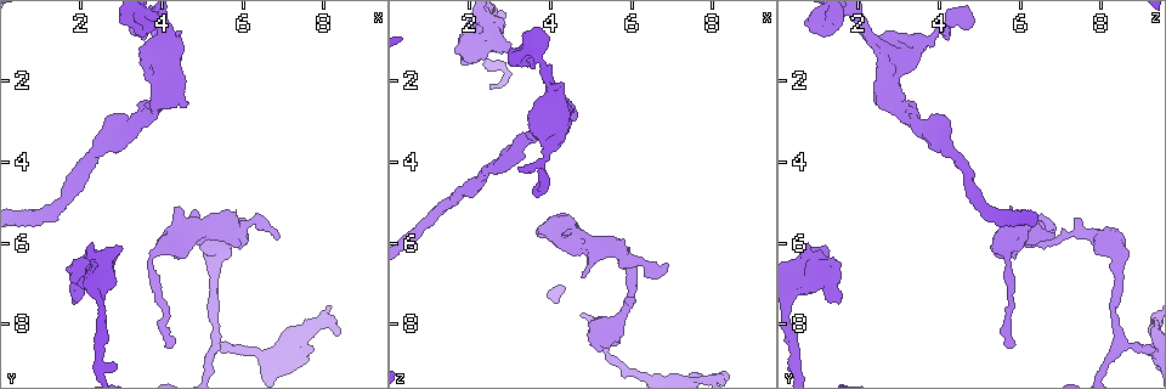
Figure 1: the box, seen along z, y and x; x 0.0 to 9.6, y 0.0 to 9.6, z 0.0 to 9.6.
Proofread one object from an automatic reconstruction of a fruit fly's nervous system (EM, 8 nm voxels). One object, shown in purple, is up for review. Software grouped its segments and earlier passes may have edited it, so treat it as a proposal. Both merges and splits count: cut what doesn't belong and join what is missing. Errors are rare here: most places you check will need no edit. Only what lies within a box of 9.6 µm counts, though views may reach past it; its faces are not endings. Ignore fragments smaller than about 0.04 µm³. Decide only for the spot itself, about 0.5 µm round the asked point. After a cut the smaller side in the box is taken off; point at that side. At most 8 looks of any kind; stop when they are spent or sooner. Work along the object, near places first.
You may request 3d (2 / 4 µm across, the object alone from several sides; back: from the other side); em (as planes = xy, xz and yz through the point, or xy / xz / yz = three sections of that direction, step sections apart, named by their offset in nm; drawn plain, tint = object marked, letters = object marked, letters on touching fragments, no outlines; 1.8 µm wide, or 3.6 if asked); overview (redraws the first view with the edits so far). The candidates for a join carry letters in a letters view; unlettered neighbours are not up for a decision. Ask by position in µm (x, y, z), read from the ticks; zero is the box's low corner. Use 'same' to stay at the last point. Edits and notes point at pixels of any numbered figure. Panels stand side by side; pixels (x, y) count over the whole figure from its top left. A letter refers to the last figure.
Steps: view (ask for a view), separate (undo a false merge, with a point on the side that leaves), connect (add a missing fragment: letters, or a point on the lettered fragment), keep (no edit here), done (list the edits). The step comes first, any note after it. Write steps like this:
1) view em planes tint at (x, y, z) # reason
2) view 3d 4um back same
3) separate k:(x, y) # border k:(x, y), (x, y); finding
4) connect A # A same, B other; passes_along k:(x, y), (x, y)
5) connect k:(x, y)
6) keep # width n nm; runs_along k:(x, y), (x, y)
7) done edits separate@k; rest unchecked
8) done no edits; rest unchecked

view 3d 4um at (5.35, 8.45, 8.55) # three arms meet

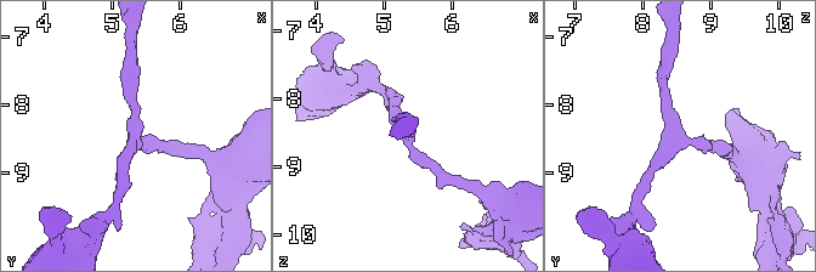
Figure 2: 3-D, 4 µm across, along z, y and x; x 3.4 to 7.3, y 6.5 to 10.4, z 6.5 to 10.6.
view em planes tint at (5.35, 8.45, 8.50) # arms 3; arm_widths 180, 180, 180 nm

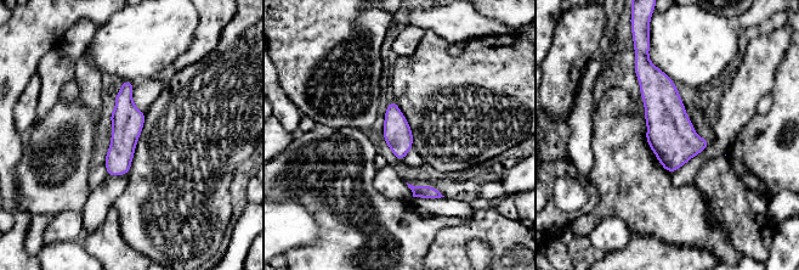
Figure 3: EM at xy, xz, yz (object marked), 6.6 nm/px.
view em planes letters same # see the neighbours

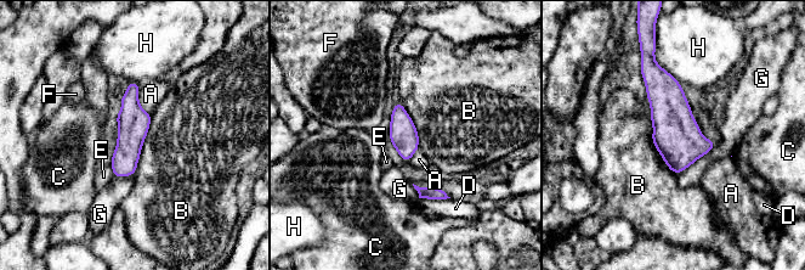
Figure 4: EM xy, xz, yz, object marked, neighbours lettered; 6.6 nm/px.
keep # A other, B other, C other, D other, E other, F other, G other, H other; border 4:(152, 114), (137, 168), (132, 175); continuous, no second cell

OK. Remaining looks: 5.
view em planes letters at (3.10, 3.15, 3.75) # arms part here

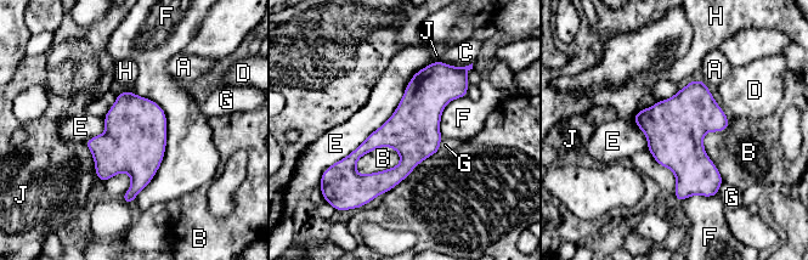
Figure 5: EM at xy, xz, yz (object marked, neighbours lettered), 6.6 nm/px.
keep # longest_contact E 1000 nm; A other, B other, C other, D other, E other, F other, G other, H other, J other; one cell here

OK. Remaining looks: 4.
view em planes letters at (1.85, 7.45, 1.50) # an open end

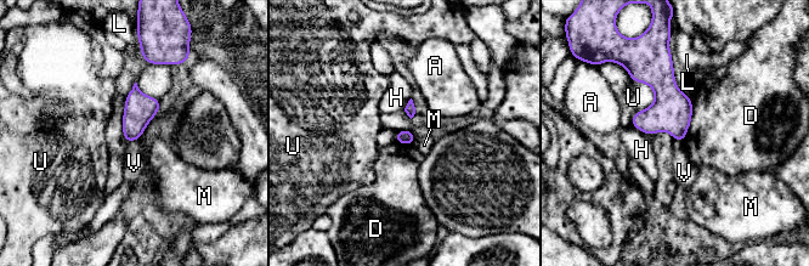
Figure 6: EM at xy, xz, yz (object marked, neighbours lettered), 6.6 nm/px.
keep # A other, D other, H other, L other, M other, U other, V other; border 6:(139, 139), (128, 142); no lettered fragment goes on from it

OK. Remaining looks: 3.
done no edits; rest unchecked

